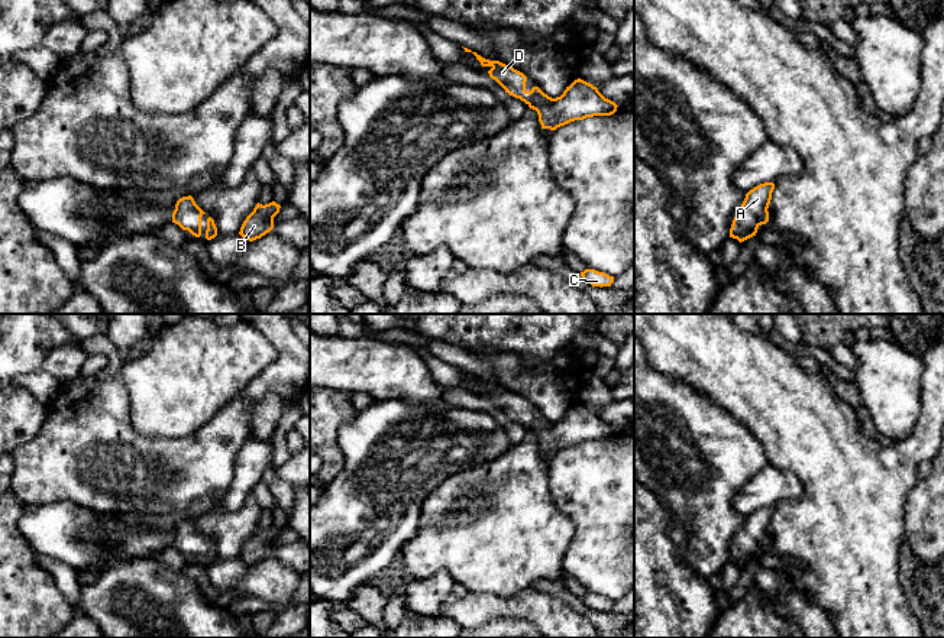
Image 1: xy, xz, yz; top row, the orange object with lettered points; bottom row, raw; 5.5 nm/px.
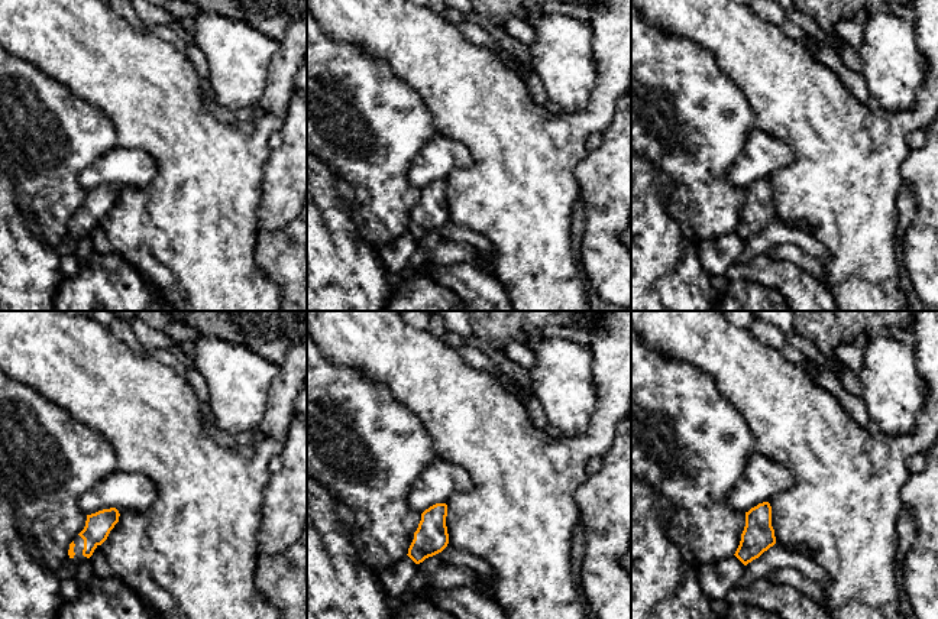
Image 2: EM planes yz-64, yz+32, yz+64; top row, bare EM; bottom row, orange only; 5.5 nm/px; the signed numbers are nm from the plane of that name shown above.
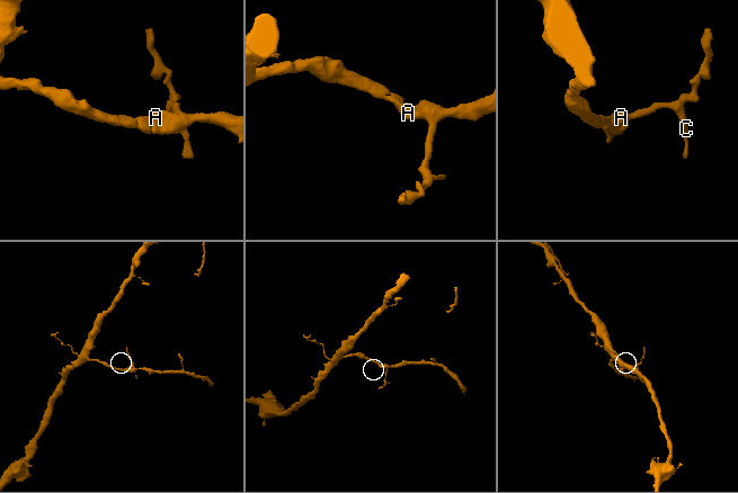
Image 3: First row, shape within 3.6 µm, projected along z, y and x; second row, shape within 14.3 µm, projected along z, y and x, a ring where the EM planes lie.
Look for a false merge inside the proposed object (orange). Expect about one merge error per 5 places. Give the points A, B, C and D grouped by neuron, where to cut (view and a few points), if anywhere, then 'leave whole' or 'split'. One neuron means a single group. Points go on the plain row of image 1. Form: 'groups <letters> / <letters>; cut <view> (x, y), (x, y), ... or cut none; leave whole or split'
groups A B C D; cut none; leave whole

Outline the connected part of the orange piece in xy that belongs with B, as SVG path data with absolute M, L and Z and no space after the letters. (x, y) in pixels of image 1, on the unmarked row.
M275 525L269 528L256 528L253 535L243 545L239 558L249 566L261 563L274 553L274 541L279 537L281 529Z

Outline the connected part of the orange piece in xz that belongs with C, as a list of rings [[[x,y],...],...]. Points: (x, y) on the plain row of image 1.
[[[585,593],[583,596],[581,596],[581,600],[592,611],[611,611],[611,608],[614,606],[614,600],[610,600],[604,596],[598,596],[595,593]]]

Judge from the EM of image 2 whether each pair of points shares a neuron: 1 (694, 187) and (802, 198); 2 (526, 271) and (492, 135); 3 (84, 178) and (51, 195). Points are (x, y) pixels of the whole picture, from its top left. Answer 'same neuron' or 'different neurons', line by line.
1: different neurons
2: same neuron
3: different neurons

